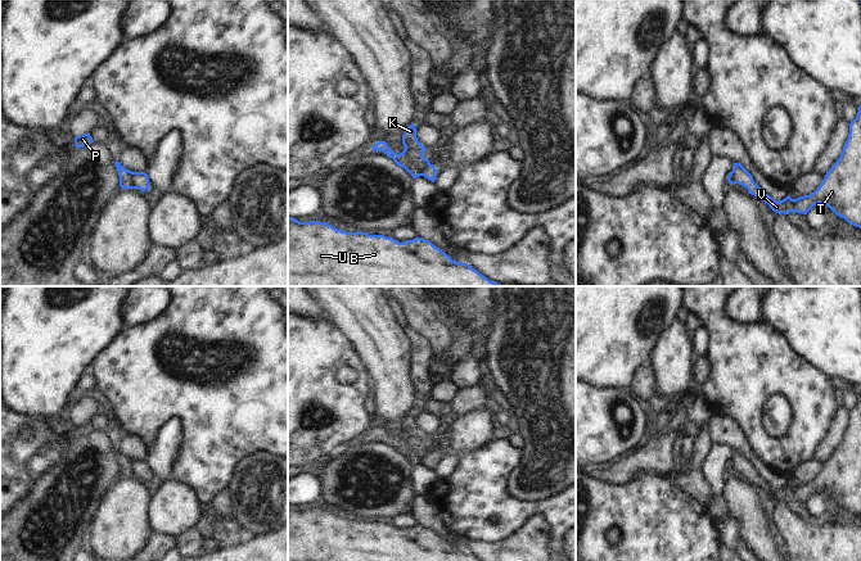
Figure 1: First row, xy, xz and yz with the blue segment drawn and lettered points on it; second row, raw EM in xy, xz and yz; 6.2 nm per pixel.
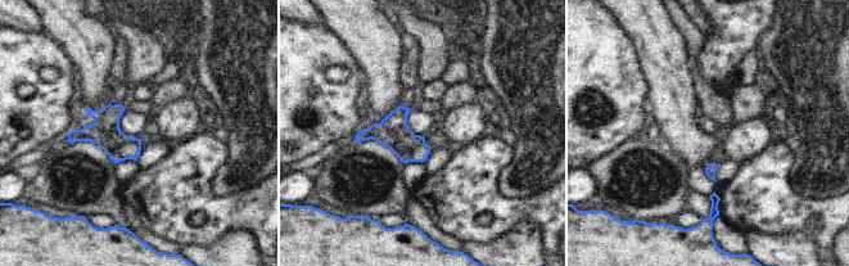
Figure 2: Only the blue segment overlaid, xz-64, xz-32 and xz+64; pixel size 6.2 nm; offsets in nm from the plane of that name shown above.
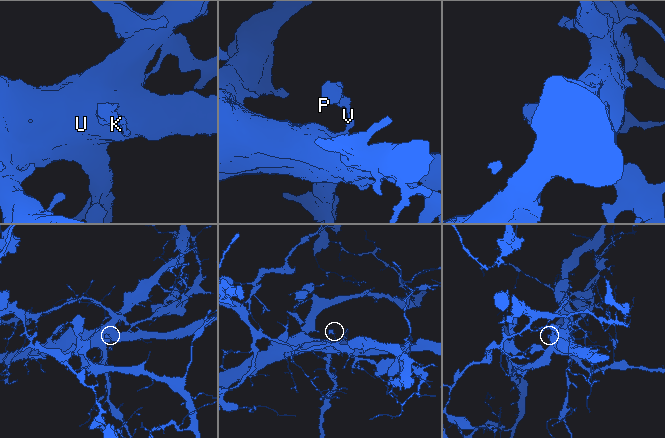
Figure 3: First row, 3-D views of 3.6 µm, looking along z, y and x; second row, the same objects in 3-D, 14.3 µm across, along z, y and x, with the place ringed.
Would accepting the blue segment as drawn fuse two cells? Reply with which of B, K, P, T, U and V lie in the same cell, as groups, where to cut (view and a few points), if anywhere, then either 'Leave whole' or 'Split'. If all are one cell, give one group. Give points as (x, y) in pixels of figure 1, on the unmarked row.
Groups: B K P T U V. No split. Leave whole

